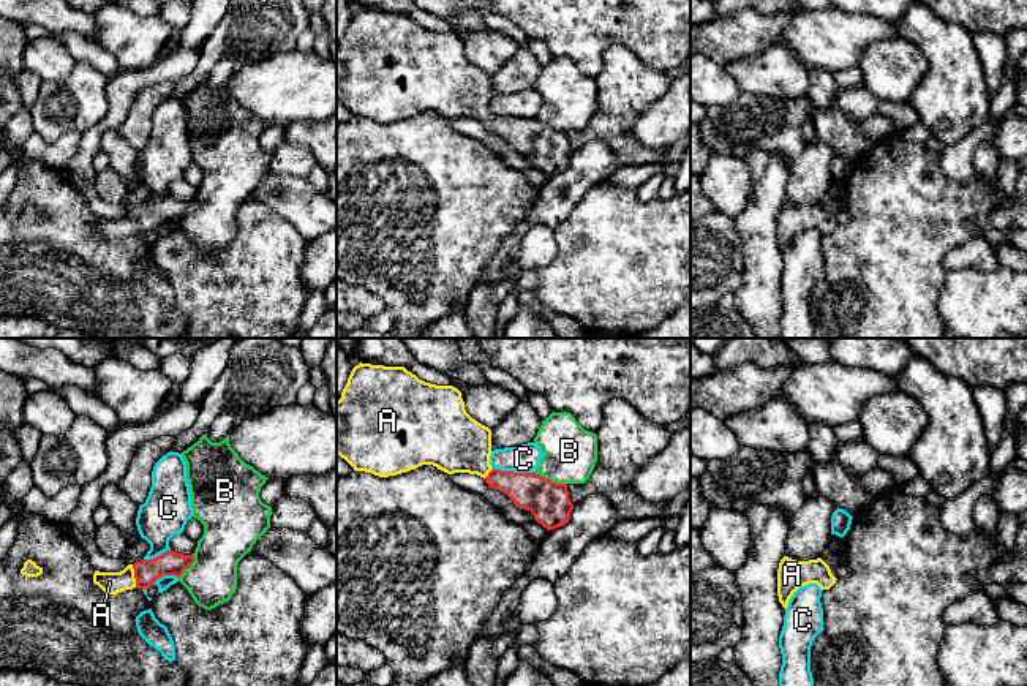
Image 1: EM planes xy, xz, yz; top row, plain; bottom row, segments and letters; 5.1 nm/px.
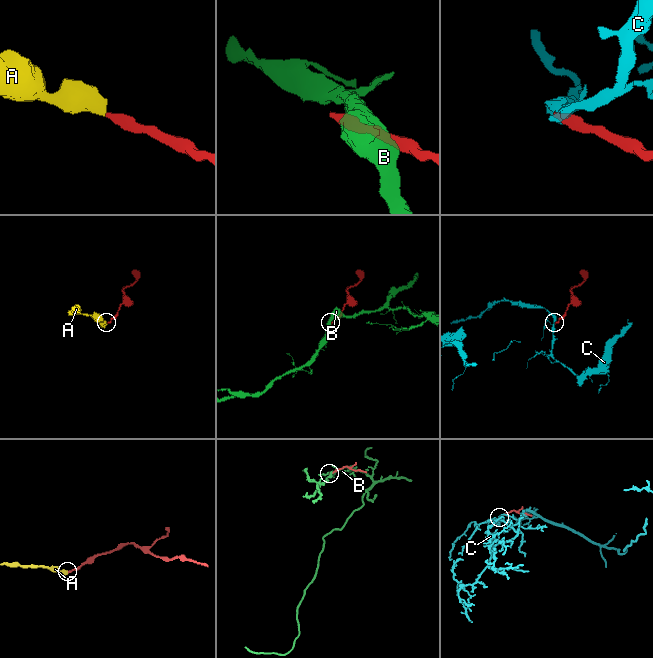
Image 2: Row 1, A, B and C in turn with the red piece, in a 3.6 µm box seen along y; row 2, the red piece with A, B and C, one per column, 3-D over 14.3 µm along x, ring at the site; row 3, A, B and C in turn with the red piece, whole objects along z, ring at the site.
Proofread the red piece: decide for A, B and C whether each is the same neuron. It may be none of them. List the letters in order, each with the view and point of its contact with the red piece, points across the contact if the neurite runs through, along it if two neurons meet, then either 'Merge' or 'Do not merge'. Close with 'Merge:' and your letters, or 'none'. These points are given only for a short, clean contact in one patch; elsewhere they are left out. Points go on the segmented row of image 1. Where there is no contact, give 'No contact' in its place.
A: Touches red at xy (135, 576). Path across: xy (169, 563), (135, 576), (109, 582). Merge
B: Touches red at xz (550, 481). Do not merge
C: Touches red at xz (512, 471). Boundary: xz (493, 467), (503, 471), (534, 473). Do not merge
Merge: A

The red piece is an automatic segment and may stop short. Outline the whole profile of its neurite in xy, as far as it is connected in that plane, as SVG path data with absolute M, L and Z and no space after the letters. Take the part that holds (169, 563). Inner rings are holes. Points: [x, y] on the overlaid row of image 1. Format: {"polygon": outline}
{"polygon": "M167 550L153 560L141 560L128 564L120 572L95 571L93 583L107 594L117 594L125 590L145 590L163 575L175 575L180 579L185 569L194 563L194 555L183 555Z"}

